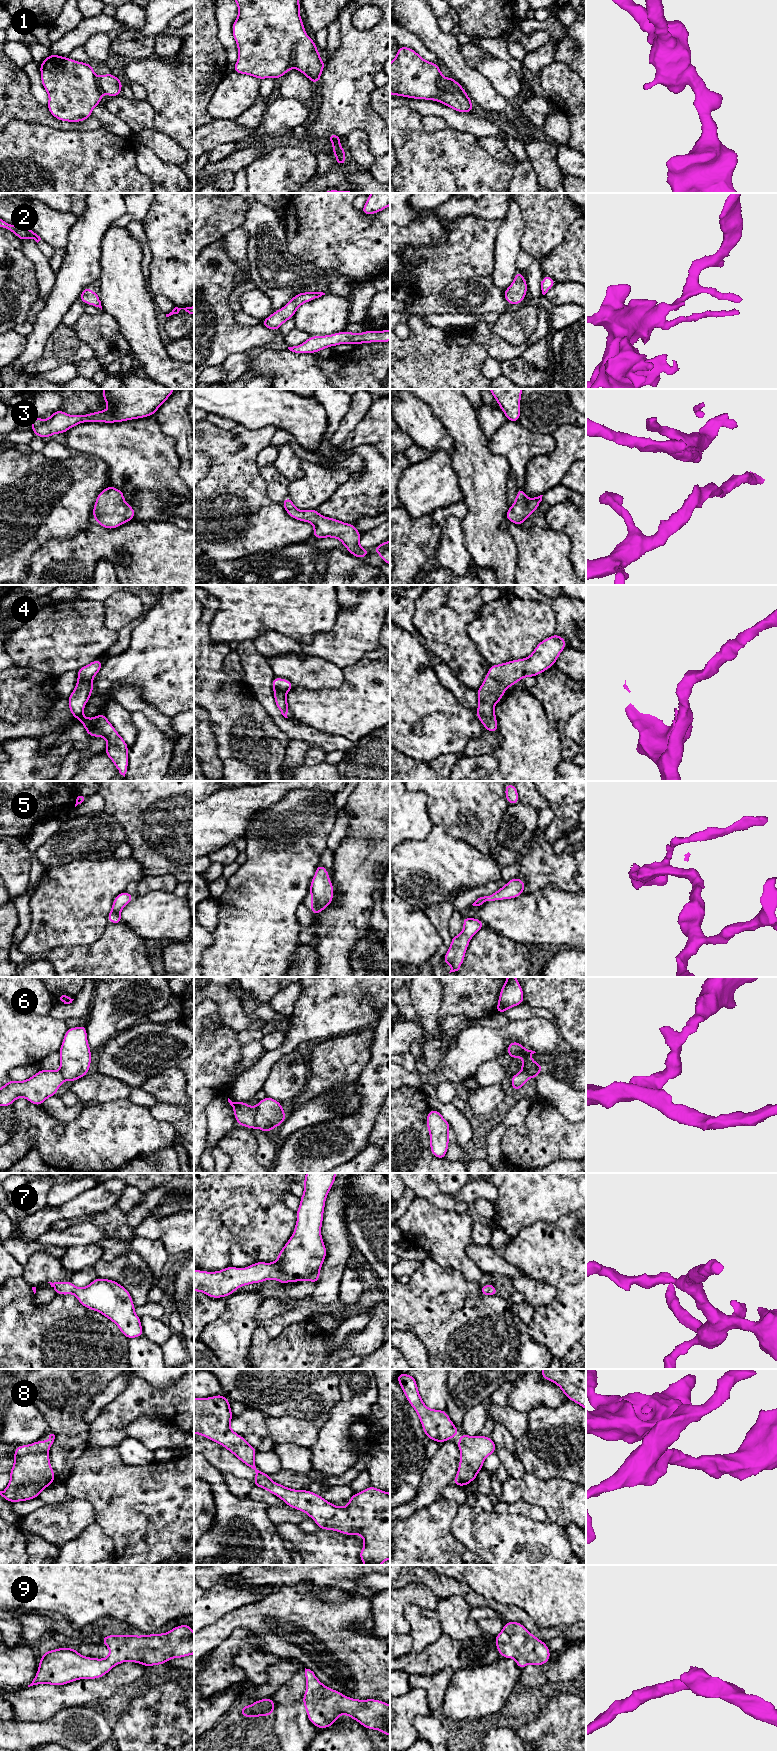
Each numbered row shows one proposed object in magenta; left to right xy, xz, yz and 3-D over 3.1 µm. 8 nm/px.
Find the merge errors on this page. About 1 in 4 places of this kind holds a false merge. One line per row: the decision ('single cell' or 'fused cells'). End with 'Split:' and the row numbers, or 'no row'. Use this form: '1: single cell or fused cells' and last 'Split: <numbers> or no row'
1: single cell
2: single cell
3: single cell
4: single cell
5: single cell
6: fused cells
7: single cell
8: single cell
9: single cell
Split: 6

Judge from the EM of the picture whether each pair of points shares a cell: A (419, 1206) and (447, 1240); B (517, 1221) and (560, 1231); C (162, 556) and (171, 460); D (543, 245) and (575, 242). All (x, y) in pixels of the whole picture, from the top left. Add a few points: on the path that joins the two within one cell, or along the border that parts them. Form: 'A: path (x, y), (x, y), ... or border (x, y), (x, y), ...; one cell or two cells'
A: path (421, 1214), (439, 1232); one cell
B: border (556, 1221), (536, 1221), (525, 1227), (514, 1238); two cells
C: border (168, 519), (160, 521), (141, 520); two cells
D: border (572, 222), (564, 239), (544, 255); two cells

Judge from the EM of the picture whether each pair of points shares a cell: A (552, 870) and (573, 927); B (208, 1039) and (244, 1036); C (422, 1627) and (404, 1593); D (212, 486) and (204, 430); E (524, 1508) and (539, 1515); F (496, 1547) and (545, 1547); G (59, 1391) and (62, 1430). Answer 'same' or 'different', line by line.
A: different
B: different
C: different
D: same
E: same
F: same
G: same

